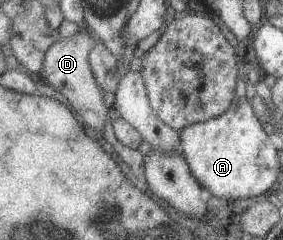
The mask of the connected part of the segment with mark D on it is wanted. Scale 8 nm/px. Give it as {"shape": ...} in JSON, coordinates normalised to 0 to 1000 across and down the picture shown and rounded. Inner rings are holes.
{"shape":[[[290,108],[254,158],[216,158],[191,179],[163,221],[163,258],[145,321],[184,363],[198,367],[314,521],[357,554],[371,521],[371,488],[406,483],[396,450],[378,446],[378,413],[360,363],[350,363],[339,313],[318,267],[318,221],[350,163],[307,108]]]}

